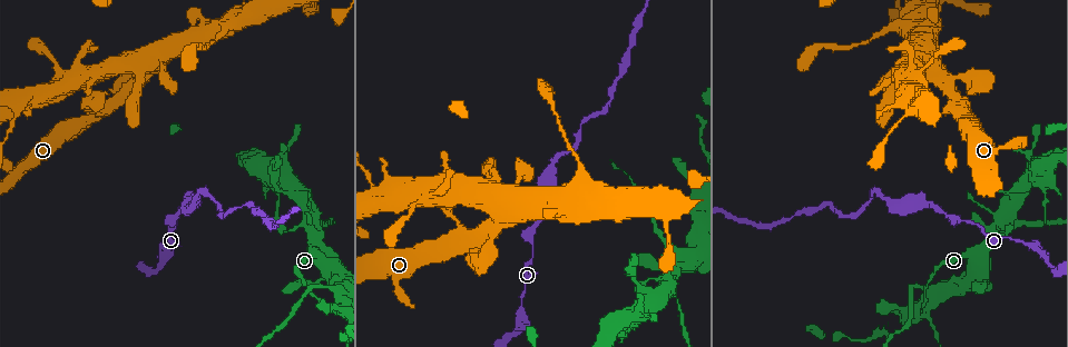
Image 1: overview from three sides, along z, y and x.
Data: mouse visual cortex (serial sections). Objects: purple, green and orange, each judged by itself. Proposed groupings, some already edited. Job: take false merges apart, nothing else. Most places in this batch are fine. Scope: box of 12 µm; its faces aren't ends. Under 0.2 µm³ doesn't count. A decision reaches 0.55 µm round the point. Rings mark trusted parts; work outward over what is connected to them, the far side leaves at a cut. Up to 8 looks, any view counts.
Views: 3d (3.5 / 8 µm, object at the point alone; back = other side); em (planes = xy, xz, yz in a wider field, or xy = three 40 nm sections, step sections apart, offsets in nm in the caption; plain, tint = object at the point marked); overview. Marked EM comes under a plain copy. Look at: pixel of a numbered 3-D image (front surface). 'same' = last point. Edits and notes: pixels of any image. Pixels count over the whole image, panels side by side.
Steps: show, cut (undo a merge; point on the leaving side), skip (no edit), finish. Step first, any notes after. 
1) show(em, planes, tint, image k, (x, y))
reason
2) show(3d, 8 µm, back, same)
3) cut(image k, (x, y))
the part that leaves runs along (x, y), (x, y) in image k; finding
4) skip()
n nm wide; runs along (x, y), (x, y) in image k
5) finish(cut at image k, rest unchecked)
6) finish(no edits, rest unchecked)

show(3d, 3.5 µm, image 1, (875, 192))
sharp bend

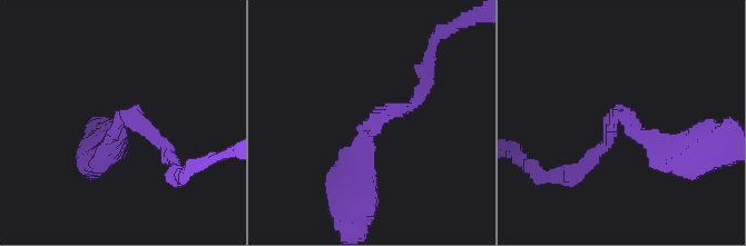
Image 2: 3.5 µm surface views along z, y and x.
show(em, xy, step 3, tint, image 2, (135, 115))
need the tissue

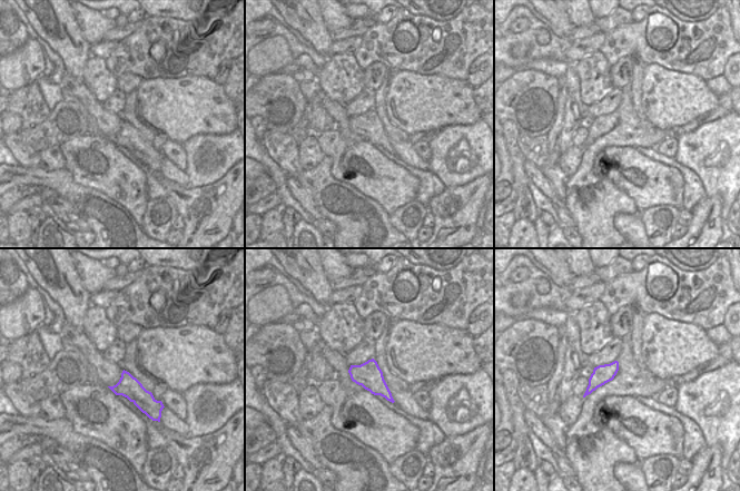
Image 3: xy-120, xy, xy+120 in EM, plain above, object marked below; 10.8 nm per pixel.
show(em, xy, step 5, tint, same)

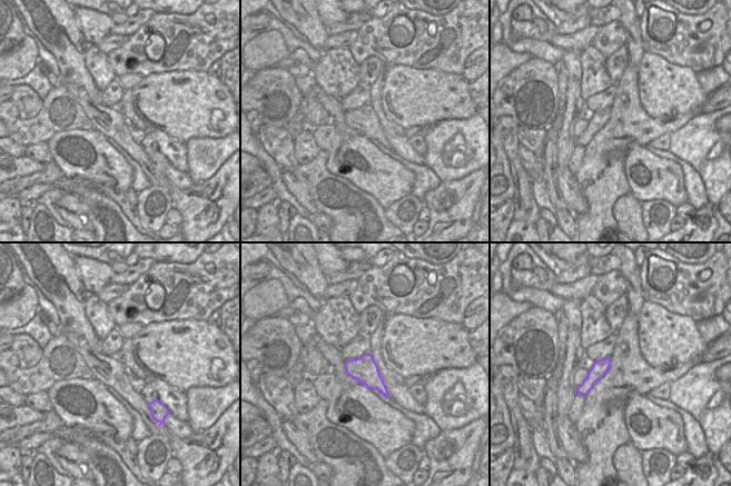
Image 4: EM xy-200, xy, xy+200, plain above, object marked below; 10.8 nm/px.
skip()
arms of 150, 250 nm; one cell here

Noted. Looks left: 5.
show(3d, 3.5 µm, image 1, (917, 287))

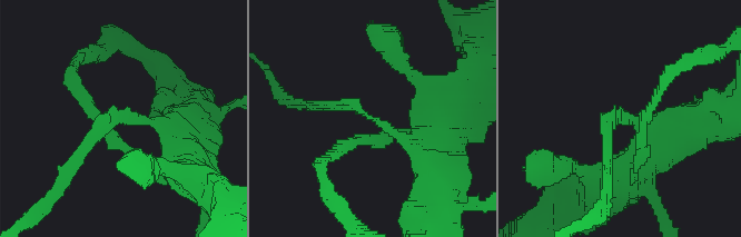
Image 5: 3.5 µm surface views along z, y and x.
show(em, xy, step 1, tint, image 5, (371, 119))

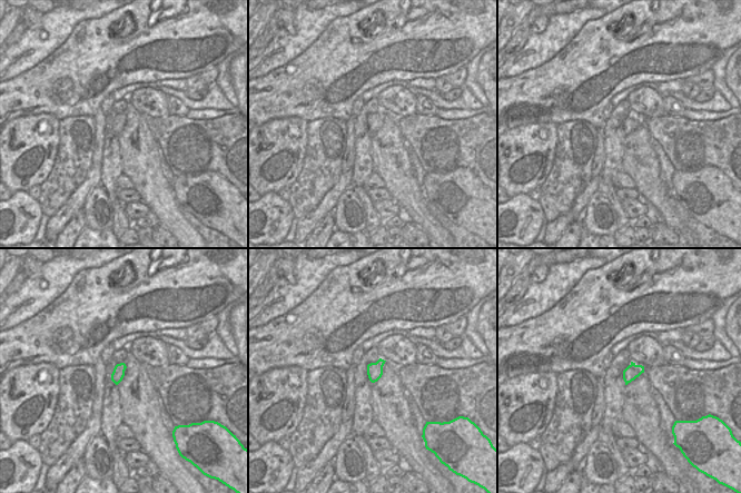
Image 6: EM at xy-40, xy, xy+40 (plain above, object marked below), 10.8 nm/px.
skip()
arms of 150, 250 nm; runs along (428, 161), (354, 104), (319, 104) in image 5; all the same cell

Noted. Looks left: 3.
show(3d, 3.5 µm, back, image 1, (673, 291))
small branch off a trunk

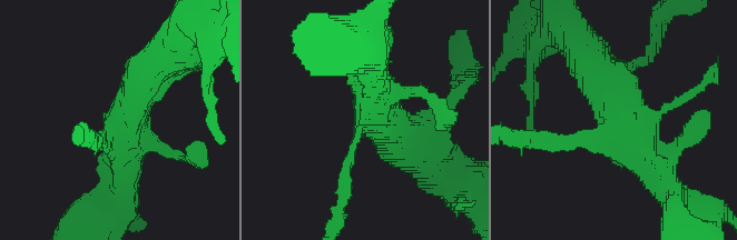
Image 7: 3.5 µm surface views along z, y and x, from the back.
show(em, xy, step 3, tint, image 7, (366, 119))
shape alone is not enough

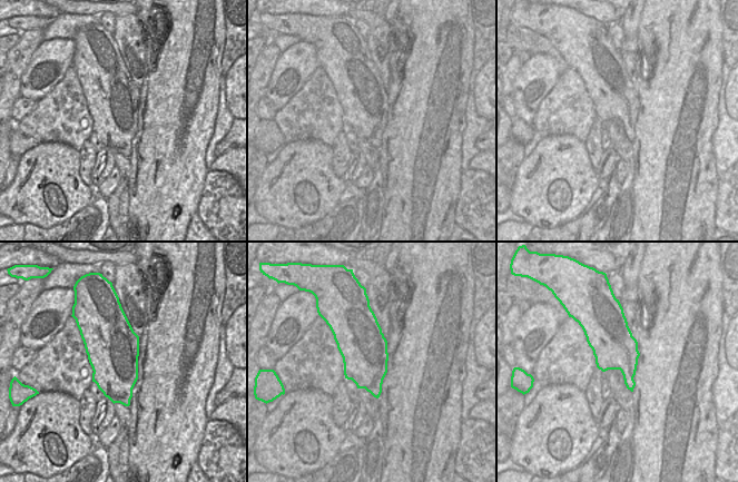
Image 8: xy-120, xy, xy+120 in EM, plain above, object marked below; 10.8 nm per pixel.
skip()
runs along (664, 182), (592, 63) in image 7; one cell here

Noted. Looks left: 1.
finish(no edits, rest unchecked)

